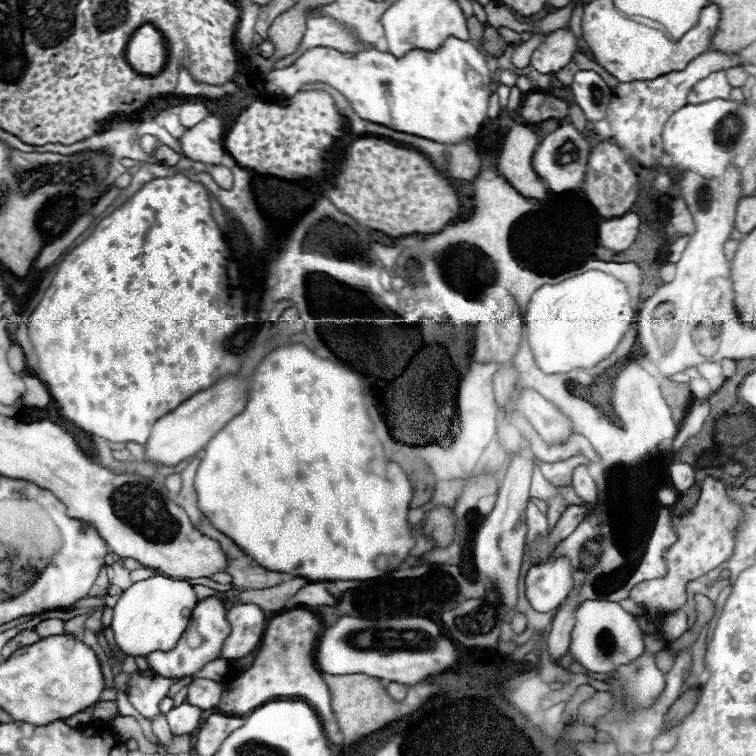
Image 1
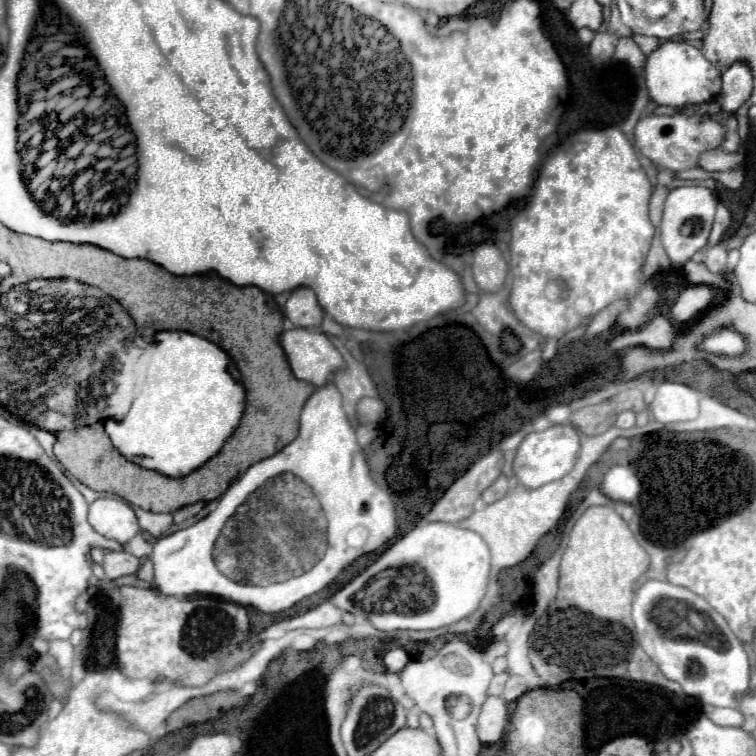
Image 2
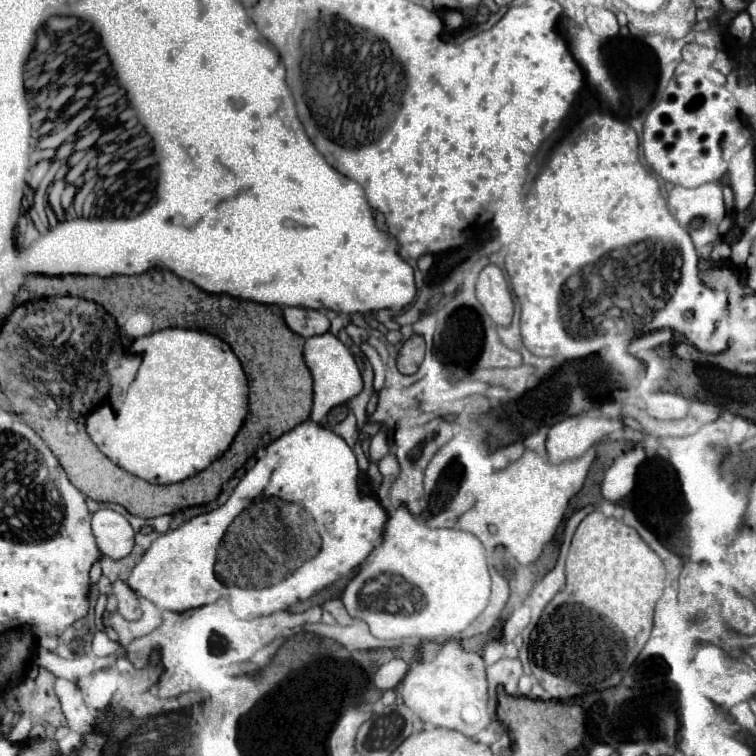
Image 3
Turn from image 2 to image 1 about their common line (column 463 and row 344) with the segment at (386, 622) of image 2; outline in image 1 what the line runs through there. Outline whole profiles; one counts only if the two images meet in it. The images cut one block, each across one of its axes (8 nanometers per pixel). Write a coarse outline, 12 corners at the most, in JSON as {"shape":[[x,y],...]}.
{"shape":[[602,270],[540,286],[524,314],[546,374],[594,368],[632,328]]}

